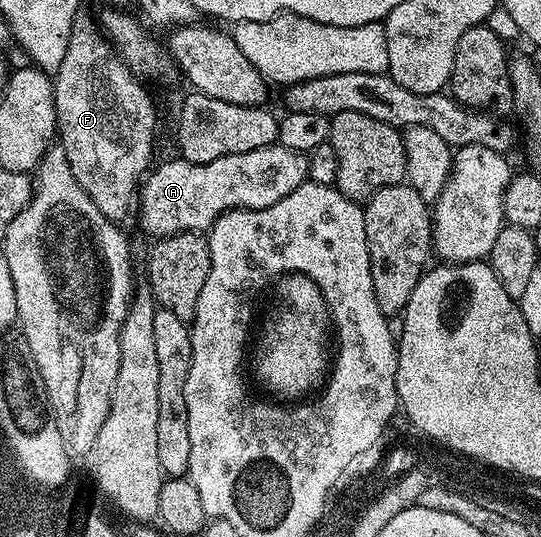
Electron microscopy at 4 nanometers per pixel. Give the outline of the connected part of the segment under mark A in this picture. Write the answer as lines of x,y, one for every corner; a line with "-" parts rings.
277,141
249,153
217,157
217,161
208,163
174,158
159,168
156,166
142,180
137,195
139,223
151,237
180,235
182,231
206,232
226,211
252,211
277,205
281,197
289,197
293,189
309,179
308,156
301,151
285,149

